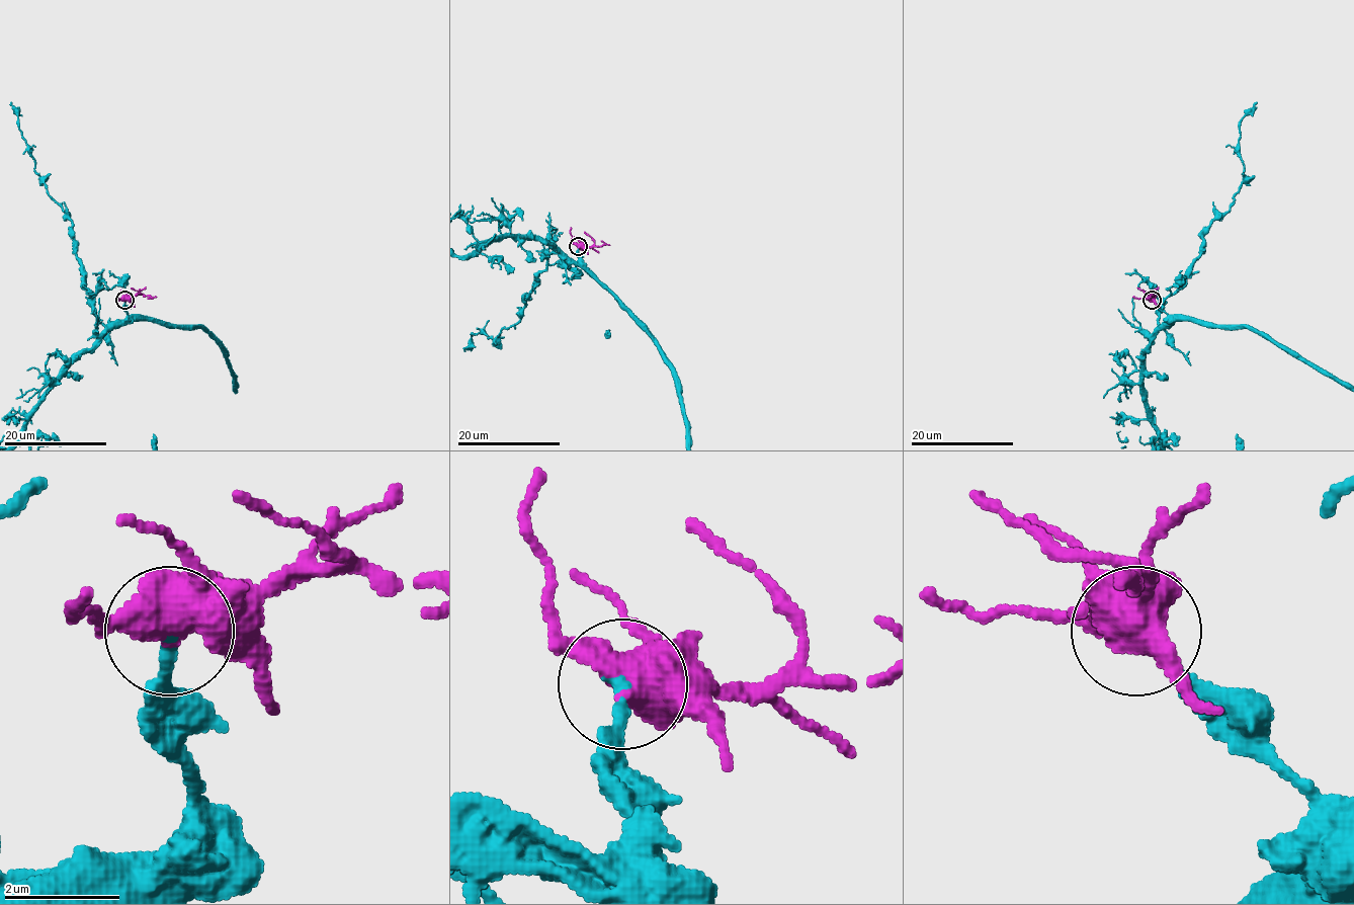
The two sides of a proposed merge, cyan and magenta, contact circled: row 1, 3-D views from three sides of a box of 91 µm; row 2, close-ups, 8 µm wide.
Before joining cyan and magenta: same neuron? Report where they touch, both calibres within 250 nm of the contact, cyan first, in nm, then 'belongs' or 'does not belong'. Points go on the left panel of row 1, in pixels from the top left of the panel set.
(124, 300) | 240/600 nm | belongs

